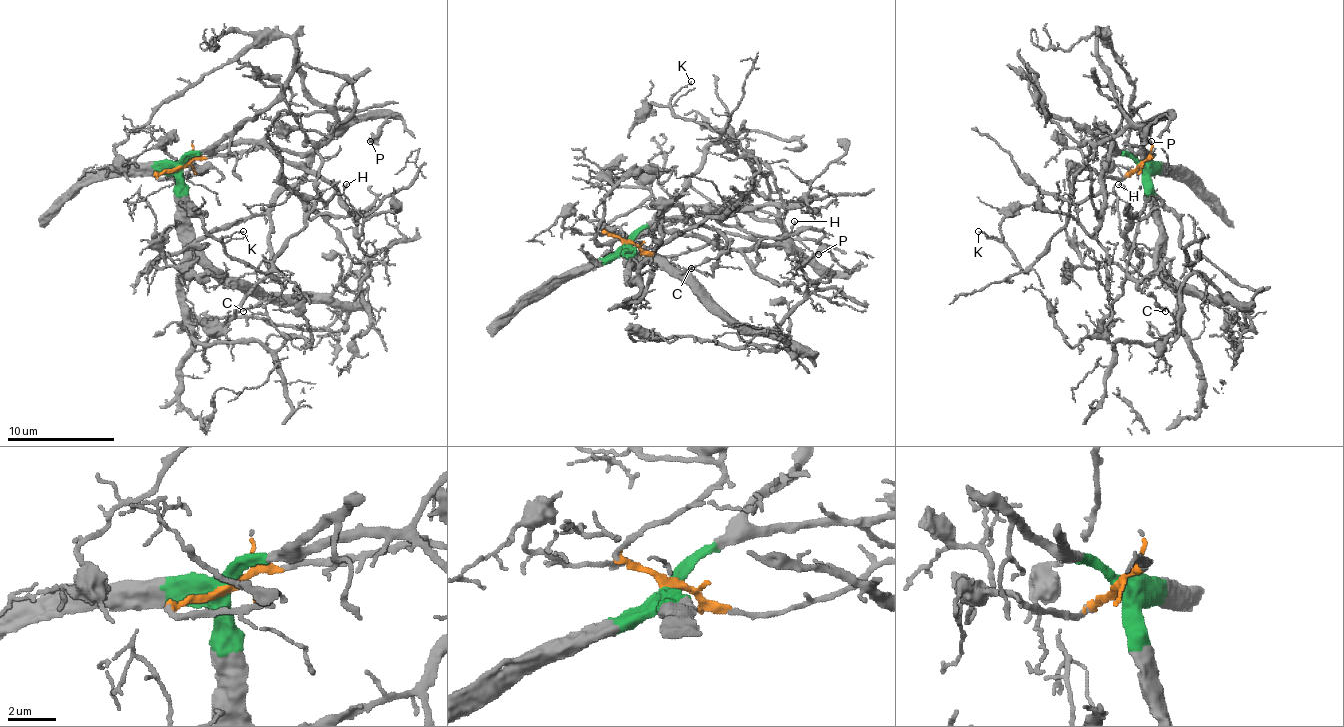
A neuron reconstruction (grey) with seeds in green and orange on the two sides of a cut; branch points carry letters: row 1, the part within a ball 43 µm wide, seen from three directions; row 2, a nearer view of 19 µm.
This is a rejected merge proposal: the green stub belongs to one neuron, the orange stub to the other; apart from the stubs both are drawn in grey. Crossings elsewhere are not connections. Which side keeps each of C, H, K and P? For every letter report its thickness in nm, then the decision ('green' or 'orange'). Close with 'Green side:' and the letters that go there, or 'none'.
C: calibre 100 nm; orange
H: calibre 130 nm; orange
K: calibre 110 nm; orange
P: calibre 400 nm; orange
Green side: none

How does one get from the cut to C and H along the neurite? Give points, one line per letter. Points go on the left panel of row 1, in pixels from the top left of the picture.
C: (179, 166), (273, 148), (305, 156), (302, 177), (276, 199), (270, 212), (278, 293), (243, 311)
H: (179, 166), (198, 158), (286, 148), (305, 156), (305, 174), (294, 190), (310, 217), (345, 215), (345, 185)

